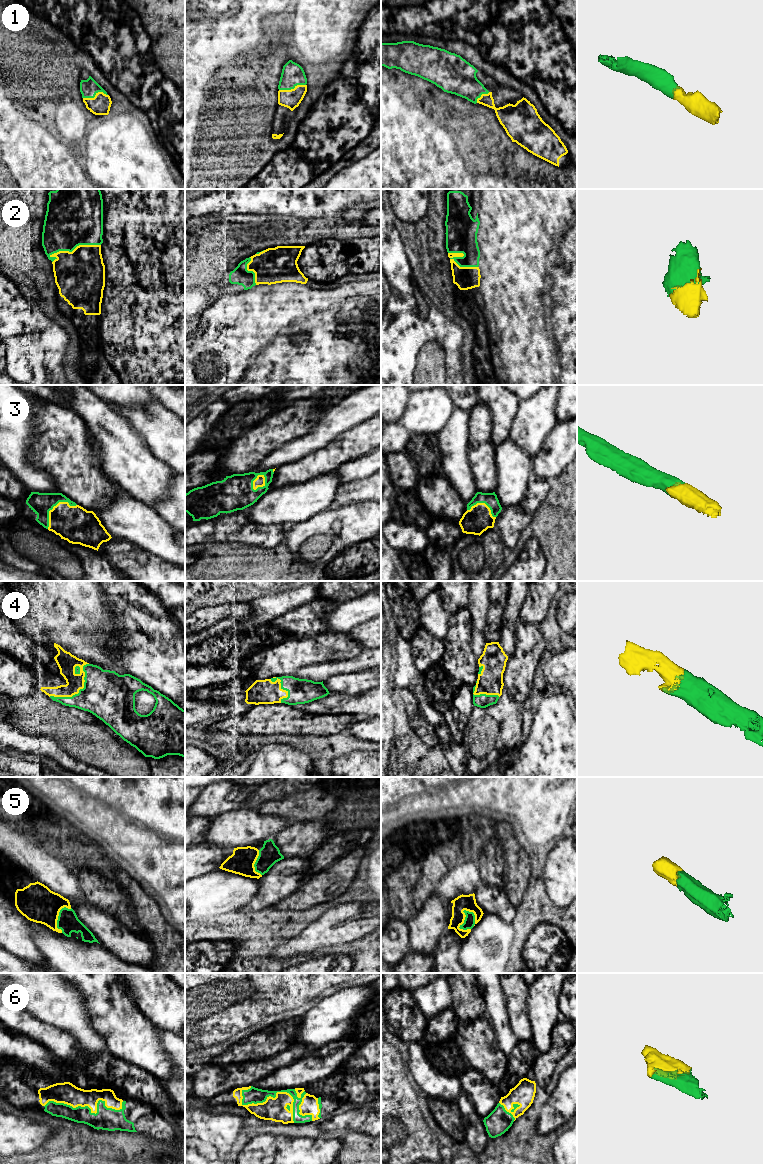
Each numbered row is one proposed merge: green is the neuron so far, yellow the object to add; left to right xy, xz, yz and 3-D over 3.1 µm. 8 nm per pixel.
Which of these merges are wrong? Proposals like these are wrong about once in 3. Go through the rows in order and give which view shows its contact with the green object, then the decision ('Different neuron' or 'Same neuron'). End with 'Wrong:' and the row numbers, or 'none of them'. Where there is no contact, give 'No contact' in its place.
1: Touches green in xz. Same neuron
2: Touches green in xy. Same neuron
3: Touches green in xy. Same neuron
4: Touches green in xy. Same neuron
5: Touches green in yz. Same neuron
6: Touches green in xz. Same neuron
Wrong: none of them

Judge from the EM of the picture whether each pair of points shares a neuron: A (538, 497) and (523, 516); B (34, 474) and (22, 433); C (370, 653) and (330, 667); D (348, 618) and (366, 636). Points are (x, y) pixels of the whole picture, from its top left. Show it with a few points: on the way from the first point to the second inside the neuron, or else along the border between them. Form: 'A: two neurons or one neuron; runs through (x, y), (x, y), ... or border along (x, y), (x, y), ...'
A: one neuron; runs through (533, 502), (524, 511)
B: one neuron; runs through (24, 465), (22, 463), (22, 443)
C: one neuron; runs through (360, 662), (340, 667)
D: two neurons; border along (370, 618), (359, 623), (348, 632)

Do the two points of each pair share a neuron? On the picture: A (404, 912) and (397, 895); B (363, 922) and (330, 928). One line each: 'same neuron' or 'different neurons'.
A: same neuron
B: same neuron

